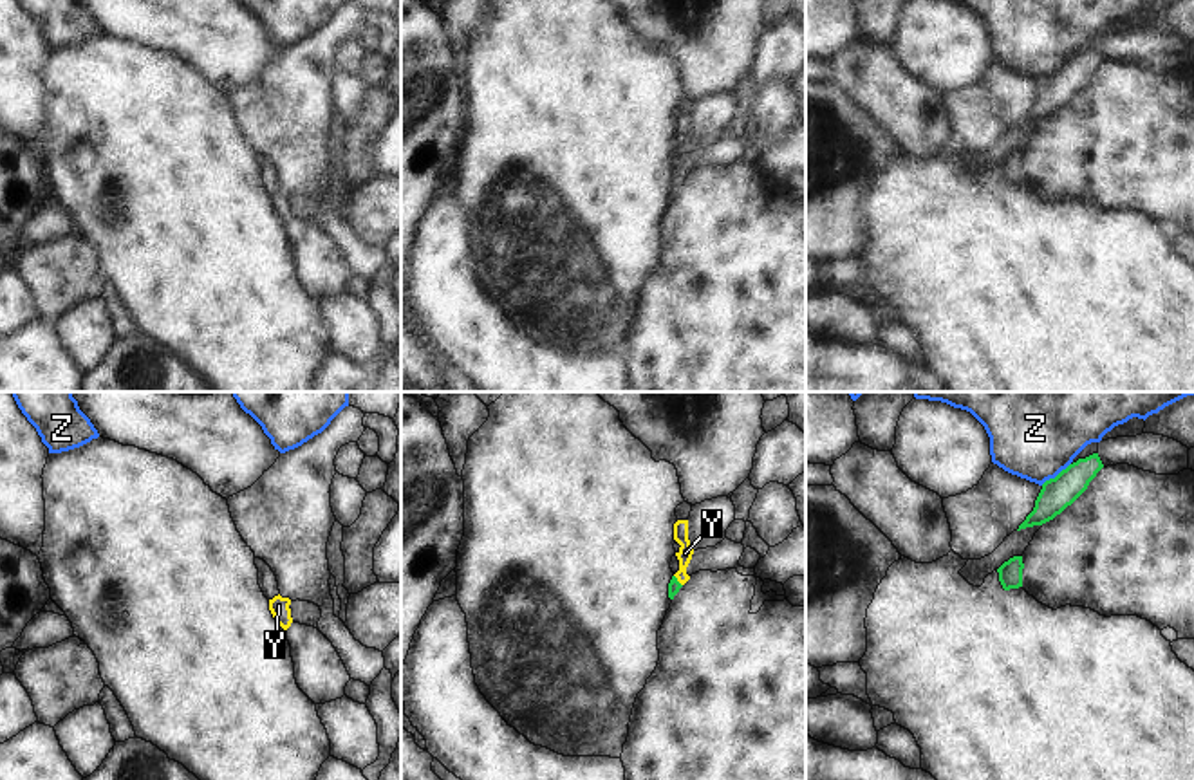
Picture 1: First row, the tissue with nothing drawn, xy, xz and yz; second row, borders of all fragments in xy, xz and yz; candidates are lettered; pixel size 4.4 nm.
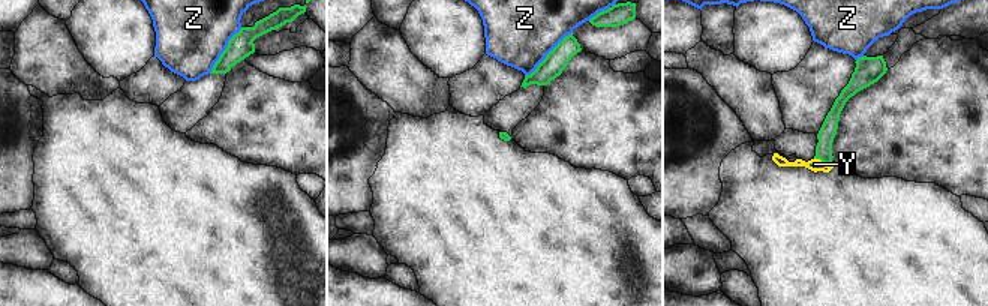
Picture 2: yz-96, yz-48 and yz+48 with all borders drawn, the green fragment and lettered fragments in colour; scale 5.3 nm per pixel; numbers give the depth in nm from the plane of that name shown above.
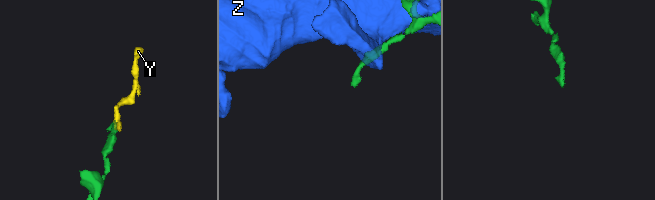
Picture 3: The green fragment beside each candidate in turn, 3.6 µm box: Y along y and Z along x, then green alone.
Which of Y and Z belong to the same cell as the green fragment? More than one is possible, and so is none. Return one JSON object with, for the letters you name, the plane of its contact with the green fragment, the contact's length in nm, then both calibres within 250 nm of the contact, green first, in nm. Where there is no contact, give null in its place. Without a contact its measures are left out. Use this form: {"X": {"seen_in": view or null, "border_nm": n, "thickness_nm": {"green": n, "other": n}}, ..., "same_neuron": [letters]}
{"Y": {"seen_in": "xz", "border_nm": 70, "thickness_nm": {"green": 60, "other": 70}}, "same_neuron": ["Y"]}

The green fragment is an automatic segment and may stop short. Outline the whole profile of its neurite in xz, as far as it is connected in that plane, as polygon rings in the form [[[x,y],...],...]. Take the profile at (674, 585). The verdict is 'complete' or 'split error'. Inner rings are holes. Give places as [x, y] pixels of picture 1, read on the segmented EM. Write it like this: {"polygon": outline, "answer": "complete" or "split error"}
{"polygon": [[[677,520],[674,524],[674,540],[681,545],[676,552],[679,560],[679,571],[672,576],[668,583],[668,598],[674,599],[674,596],[679,592],[679,589],[690,580],[686,574],[686,567],[692,560],[694,549],[688,540],[688,520]]], "answer": "split error"}

